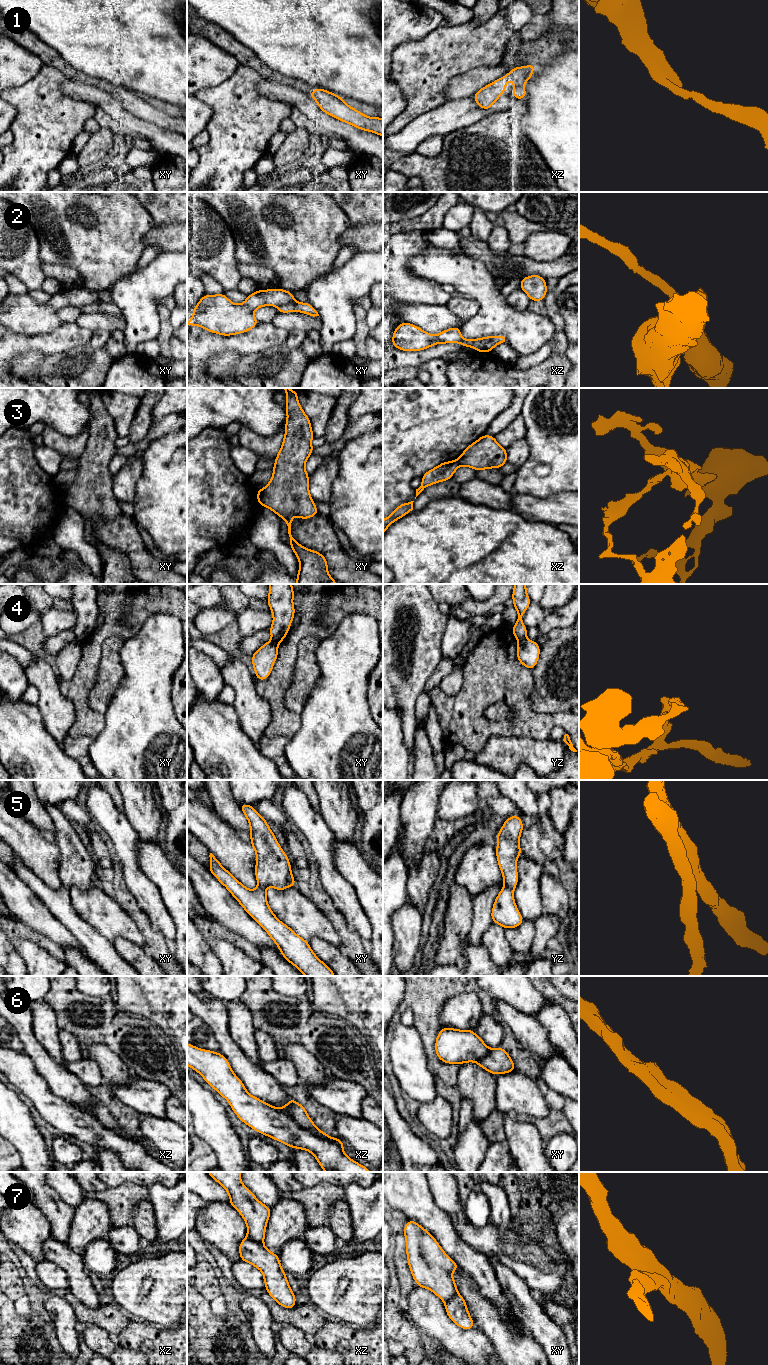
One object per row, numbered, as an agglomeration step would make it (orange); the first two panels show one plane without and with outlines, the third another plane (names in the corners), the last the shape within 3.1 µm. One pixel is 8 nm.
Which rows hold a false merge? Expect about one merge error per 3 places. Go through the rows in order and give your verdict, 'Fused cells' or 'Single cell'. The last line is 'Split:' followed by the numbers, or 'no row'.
1: Single cell
2: Fused cells
3: Fused cells
4: Fused cells
5: Fused cells
6: Single cell
7: Single cell
Split: 2, 3, 4, 5

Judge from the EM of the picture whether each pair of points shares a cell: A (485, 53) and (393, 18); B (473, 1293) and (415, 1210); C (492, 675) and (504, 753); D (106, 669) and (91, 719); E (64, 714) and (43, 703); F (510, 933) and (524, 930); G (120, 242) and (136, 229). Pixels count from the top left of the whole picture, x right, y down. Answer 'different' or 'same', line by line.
A: different
B: different
C: different
D: different
E: same
F: same
G: same

